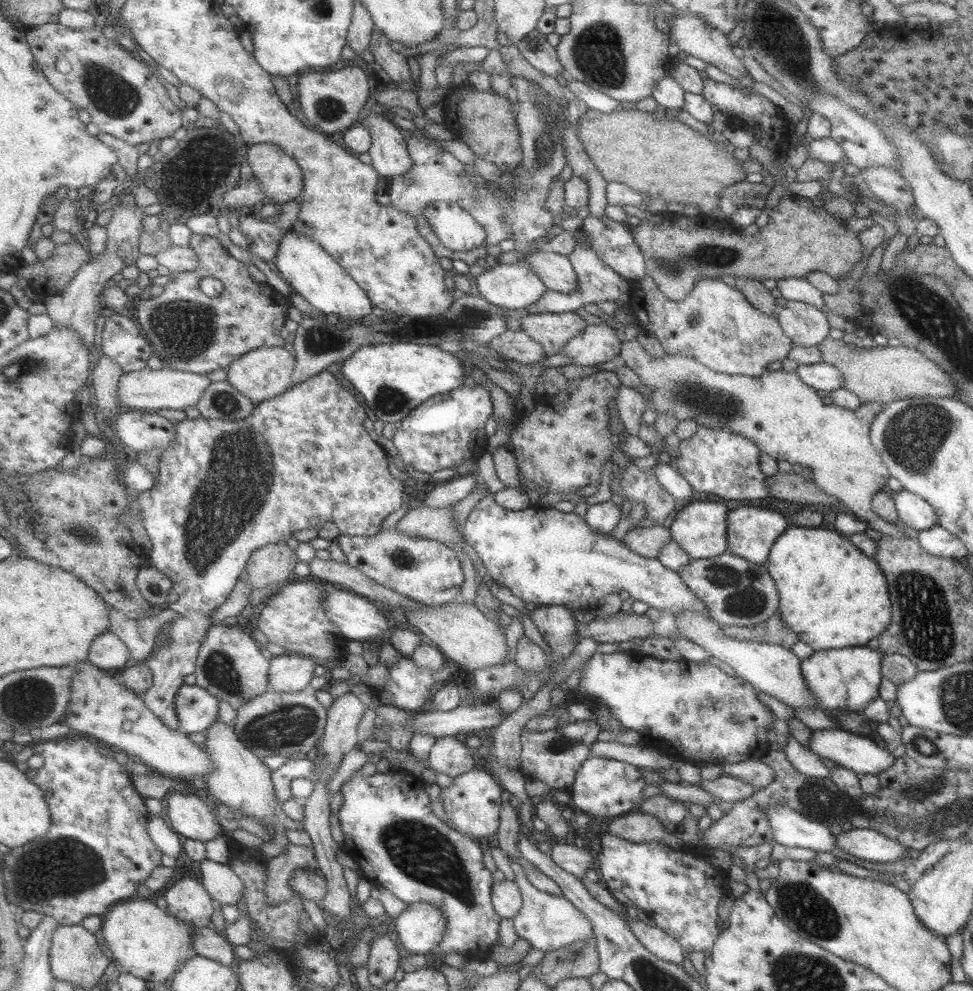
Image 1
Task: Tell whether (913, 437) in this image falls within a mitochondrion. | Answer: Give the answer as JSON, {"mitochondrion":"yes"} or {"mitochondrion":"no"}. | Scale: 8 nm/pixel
{"mitochondrion":"yes"}

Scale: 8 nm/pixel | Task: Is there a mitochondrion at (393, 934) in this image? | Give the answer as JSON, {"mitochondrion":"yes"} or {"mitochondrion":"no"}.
{"mitochondrion":"no"}

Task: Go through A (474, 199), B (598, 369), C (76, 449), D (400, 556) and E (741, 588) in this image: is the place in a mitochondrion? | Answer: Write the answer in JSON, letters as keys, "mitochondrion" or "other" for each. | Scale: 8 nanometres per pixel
{"A":"mitochondrion","B":"other","C":"other","D":"mitochondrion","E":"mitochondrion"}

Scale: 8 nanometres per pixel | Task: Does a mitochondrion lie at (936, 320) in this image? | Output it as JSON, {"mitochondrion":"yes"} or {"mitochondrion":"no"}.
{"mitochondrion":"yes"}

